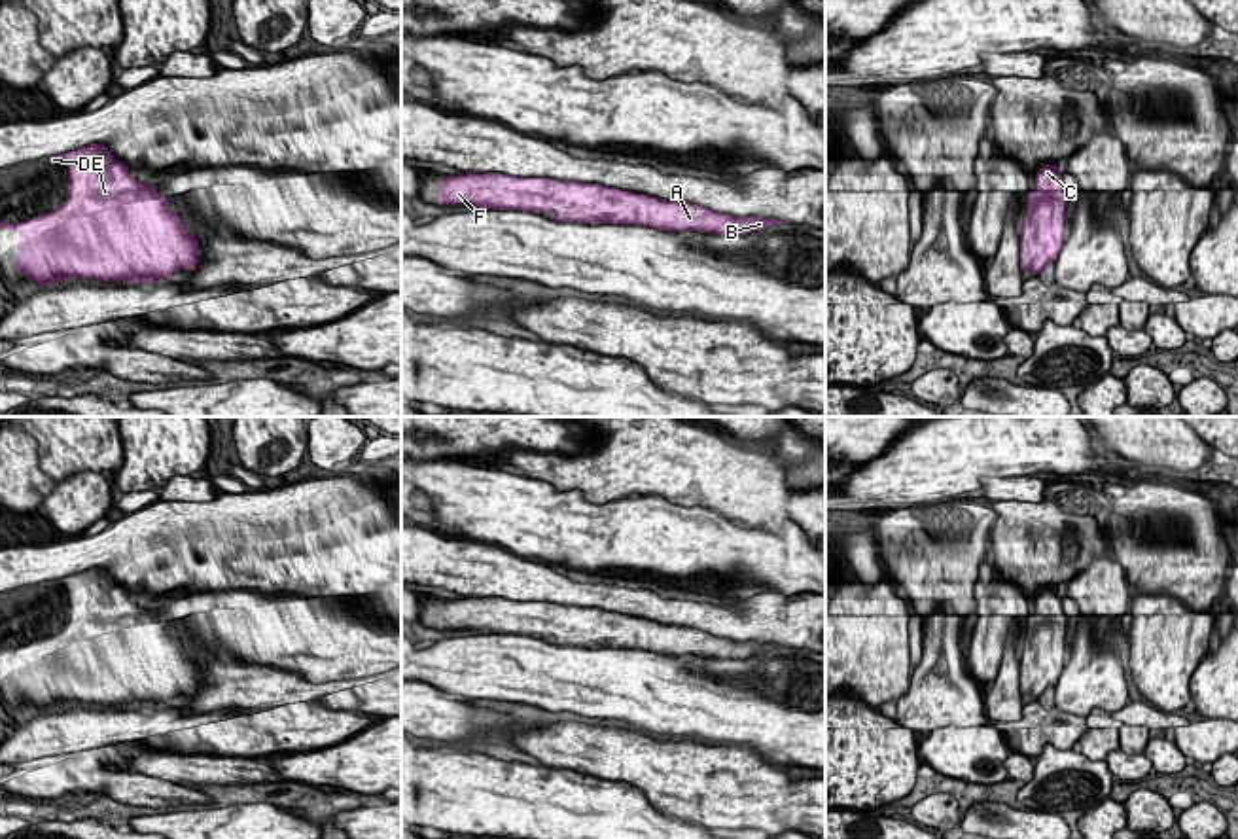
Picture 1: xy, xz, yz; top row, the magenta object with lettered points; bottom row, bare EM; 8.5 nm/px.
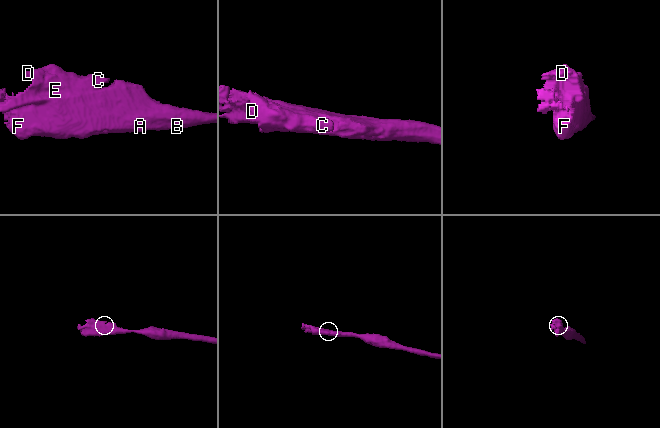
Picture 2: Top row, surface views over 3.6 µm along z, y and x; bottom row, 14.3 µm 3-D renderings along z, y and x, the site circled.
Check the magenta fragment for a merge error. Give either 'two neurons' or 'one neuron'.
one neuron

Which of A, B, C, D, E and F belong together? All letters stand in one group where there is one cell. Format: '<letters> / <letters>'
A B C D E F

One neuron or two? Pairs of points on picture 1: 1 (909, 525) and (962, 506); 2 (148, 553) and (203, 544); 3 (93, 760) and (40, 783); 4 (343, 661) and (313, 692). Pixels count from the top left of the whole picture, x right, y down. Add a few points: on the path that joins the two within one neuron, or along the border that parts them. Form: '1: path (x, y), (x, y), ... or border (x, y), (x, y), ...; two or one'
1: path (928, 542), (951, 542), (964, 525); one
2: path (161, 544), (190, 544); one
3: path (80, 773), (53, 777); one
4: border (281, 669), (300, 673), (313, 682), (366, 677); two

